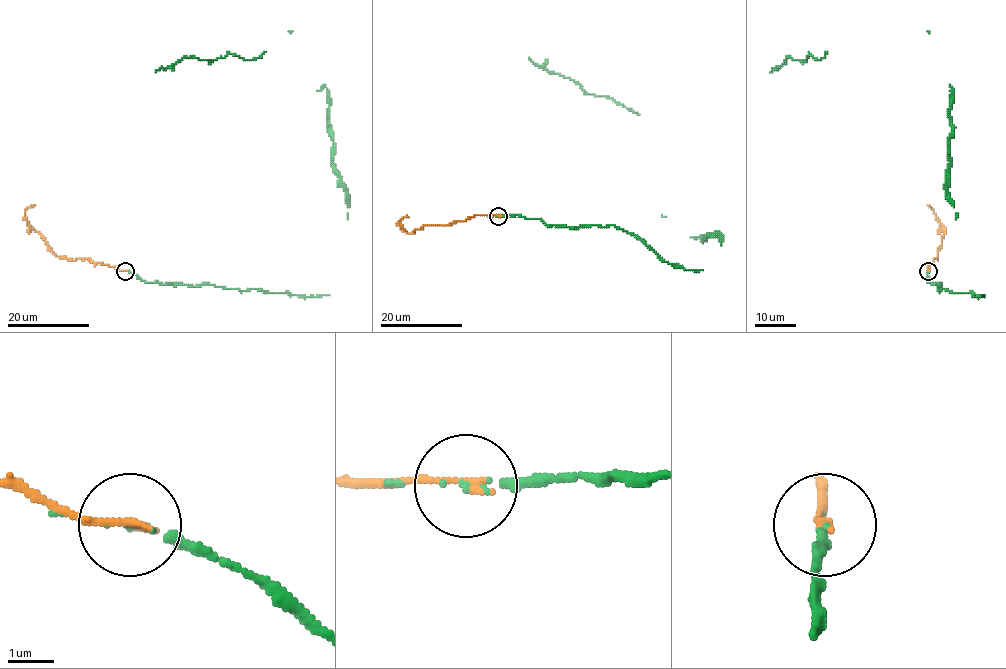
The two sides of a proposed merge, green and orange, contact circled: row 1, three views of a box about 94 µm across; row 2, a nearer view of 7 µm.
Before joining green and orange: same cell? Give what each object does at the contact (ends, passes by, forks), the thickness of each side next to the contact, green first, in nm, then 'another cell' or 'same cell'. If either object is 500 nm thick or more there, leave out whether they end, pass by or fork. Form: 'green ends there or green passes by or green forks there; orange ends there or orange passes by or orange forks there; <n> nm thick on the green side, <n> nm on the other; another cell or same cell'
green passes by; orange ends there; 60 nm thick on the green side, 190 nm on the other; same cell

